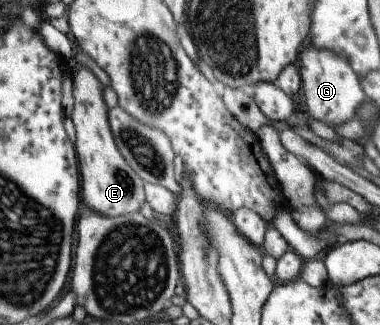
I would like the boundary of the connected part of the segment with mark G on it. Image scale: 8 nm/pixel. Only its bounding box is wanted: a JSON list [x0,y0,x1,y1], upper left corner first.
[296,46,364,128]

